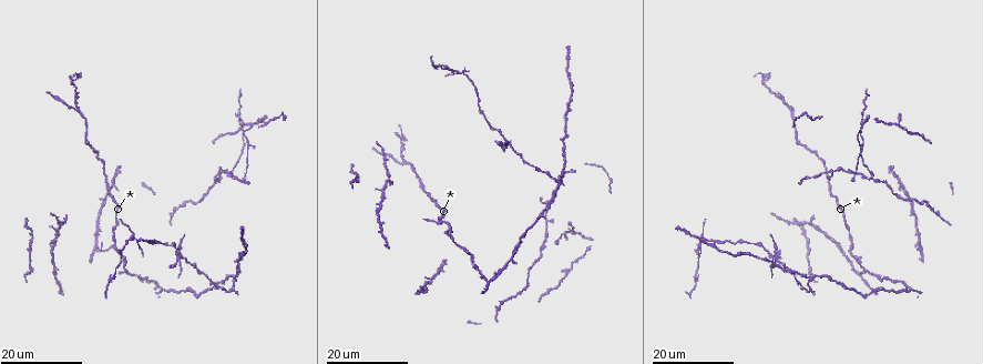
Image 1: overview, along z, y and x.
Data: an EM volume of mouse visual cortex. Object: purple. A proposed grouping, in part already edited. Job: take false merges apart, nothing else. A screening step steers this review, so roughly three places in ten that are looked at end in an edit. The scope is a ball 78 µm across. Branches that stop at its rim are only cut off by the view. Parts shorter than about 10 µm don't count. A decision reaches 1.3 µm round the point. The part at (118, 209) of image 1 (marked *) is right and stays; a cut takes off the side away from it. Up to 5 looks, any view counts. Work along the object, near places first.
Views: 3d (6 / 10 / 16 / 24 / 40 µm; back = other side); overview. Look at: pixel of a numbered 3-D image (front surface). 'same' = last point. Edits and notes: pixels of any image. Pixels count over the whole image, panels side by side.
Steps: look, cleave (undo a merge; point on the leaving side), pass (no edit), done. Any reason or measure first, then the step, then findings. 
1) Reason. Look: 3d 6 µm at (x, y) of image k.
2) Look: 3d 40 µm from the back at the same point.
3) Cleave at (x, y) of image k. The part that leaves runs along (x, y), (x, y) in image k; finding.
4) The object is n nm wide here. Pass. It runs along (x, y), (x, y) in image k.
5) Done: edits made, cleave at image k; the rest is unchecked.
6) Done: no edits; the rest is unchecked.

Look: 3d 24 µm at (241, 132) of image 1.

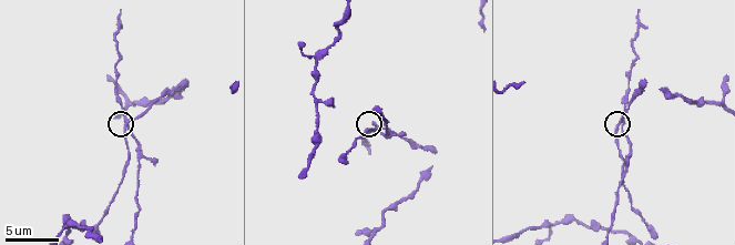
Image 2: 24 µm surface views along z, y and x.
Look: 3d 6 µm at (621, 128) of image 2.

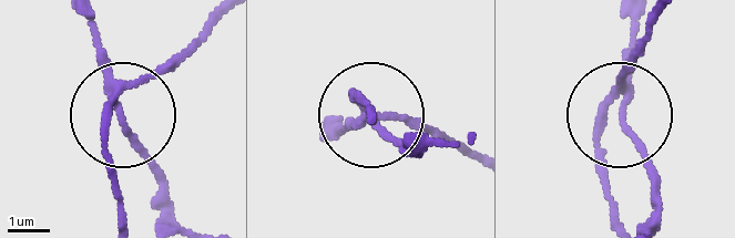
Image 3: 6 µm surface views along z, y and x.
The object is 180 nm wide here. Cleave at (135, 149) of image 3. The part that leaves runs along (106, 93), (153, 174), (160, 216) in image 3; two cells meet here.

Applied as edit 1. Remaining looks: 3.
Three arms meet. Look: 3d 16 µm at (138, 239) of image 1.

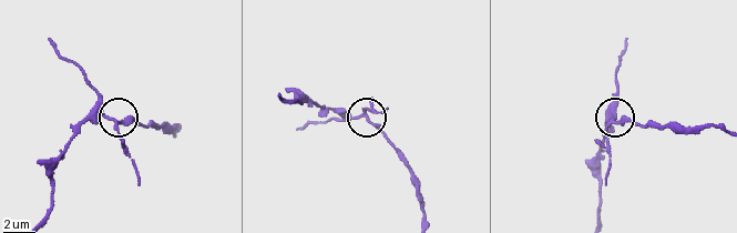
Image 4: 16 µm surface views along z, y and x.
Look: 3d 6 µm at (612, 122) of image 4.

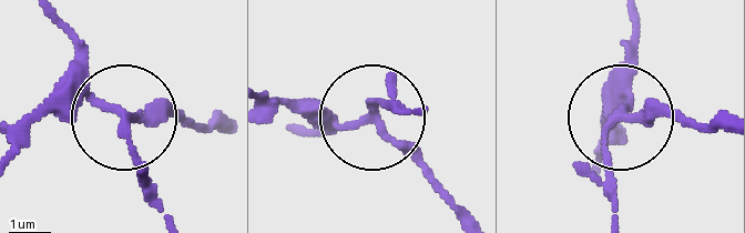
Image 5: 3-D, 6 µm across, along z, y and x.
3 arms meet here. Cleave at (140, 169) of image 5. The part that leaves runs along (118, 114), (79, 97), (58, 100), (22, 150) in image 5; a second cell is stuck on.

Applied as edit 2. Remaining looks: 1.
Done: edits made, cleave at image 3, cleave at image 5; the rest is unchecked.

